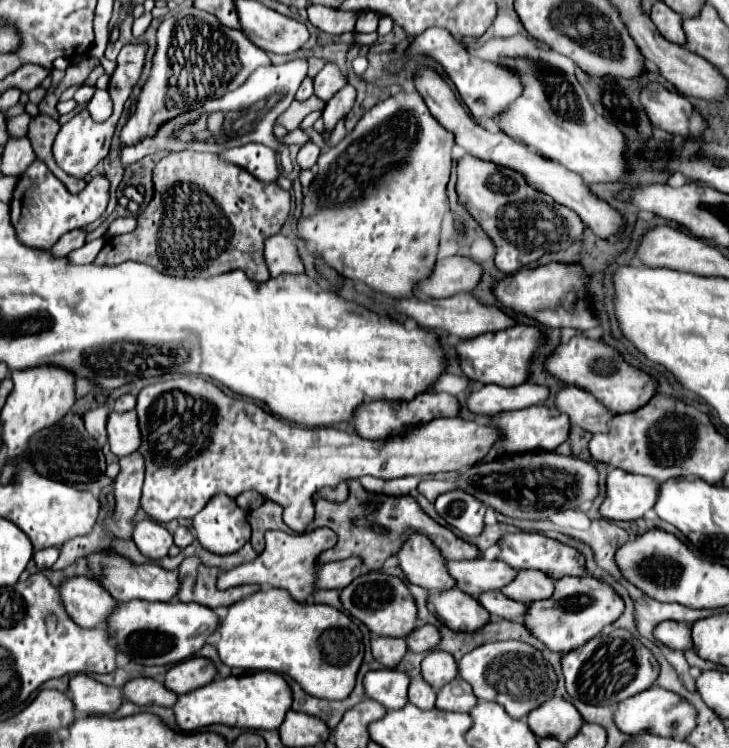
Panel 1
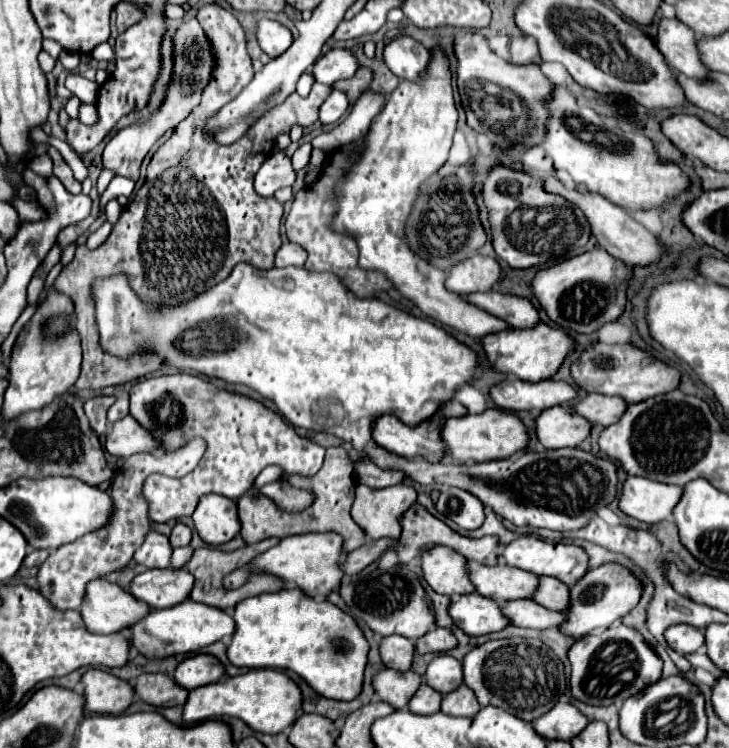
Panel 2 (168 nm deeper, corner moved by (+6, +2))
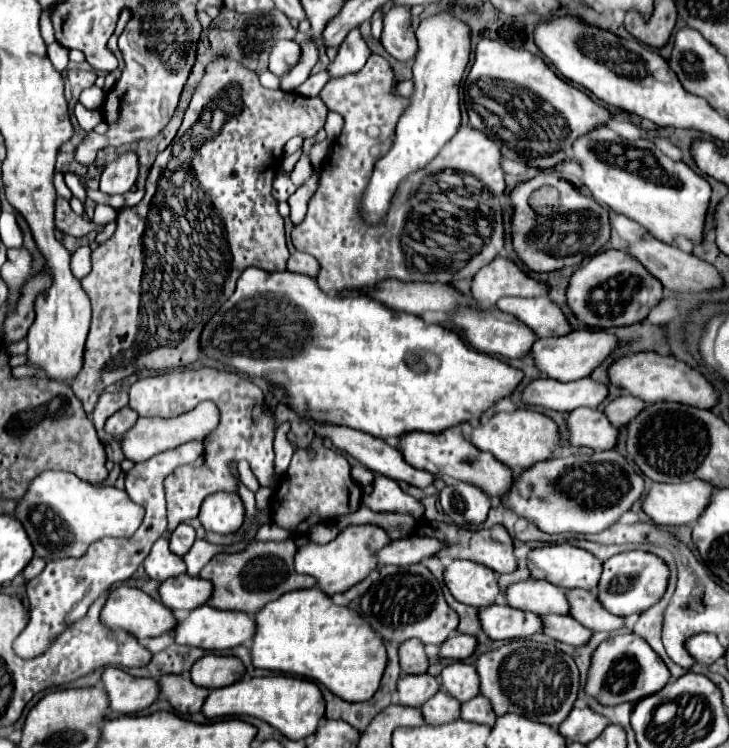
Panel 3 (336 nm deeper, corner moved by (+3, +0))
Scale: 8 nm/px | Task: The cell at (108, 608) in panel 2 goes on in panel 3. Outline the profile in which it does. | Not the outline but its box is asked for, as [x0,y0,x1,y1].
[101,585,177,639]

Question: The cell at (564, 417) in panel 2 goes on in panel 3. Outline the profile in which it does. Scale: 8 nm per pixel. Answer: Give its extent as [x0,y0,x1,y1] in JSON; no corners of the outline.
[565,407,619,451]

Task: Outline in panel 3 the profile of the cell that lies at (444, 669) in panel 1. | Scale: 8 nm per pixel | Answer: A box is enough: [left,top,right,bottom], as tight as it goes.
[439,661,479,703]

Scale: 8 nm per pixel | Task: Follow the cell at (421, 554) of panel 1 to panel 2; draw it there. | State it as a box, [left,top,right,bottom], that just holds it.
[420,547,476,597]

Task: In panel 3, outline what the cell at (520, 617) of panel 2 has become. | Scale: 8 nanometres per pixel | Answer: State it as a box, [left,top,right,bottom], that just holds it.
[541,615,593,647]

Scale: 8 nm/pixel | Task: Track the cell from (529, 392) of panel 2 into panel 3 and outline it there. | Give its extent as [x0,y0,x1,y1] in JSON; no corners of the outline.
[521,377,607,413]

